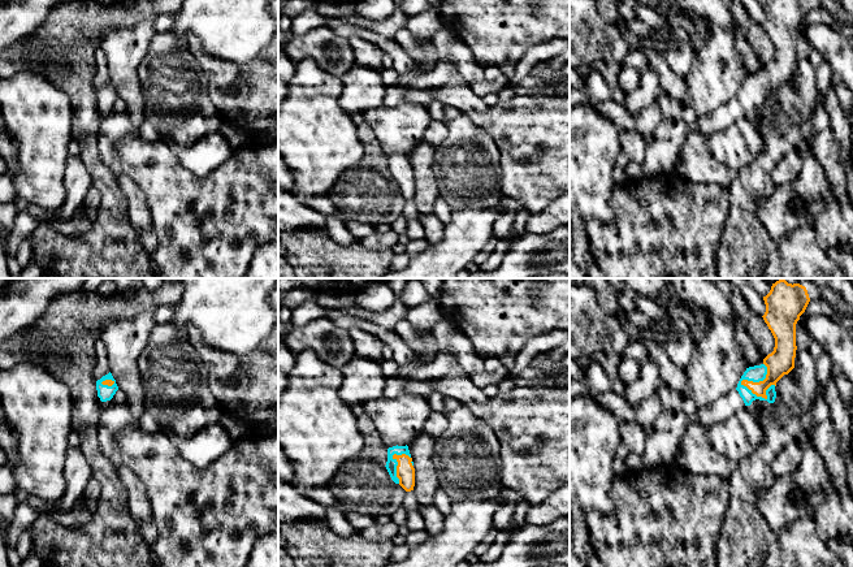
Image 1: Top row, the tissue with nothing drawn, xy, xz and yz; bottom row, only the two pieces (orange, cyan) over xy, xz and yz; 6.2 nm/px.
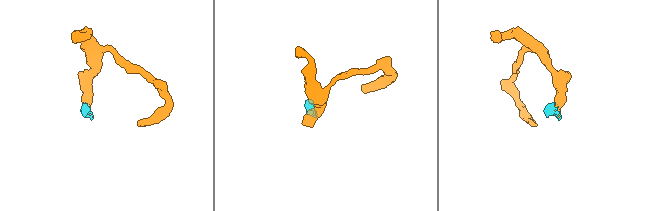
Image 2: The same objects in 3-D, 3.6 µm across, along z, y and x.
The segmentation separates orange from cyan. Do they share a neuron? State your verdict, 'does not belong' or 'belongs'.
belongs

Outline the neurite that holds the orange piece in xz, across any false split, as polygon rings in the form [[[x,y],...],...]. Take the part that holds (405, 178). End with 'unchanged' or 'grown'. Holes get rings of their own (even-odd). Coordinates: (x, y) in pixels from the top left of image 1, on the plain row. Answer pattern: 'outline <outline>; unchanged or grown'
outline [[[407,153],[389,156],[385,176],[395,192],[399,192],[406,200],[413,199],[415,177]]]; grown

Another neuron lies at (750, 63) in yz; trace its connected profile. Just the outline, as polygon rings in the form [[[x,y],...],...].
[[[735,25],[733,27],[733,36],[736,43],[736,51],[742,59],[742,68],[746,77],[761,74],[762,69],[761,62],[754,49],[750,47],[749,42],[746,40],[742,30],[737,25]]]

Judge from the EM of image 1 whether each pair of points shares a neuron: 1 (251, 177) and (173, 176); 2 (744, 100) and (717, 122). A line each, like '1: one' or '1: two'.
1: one
2: one

